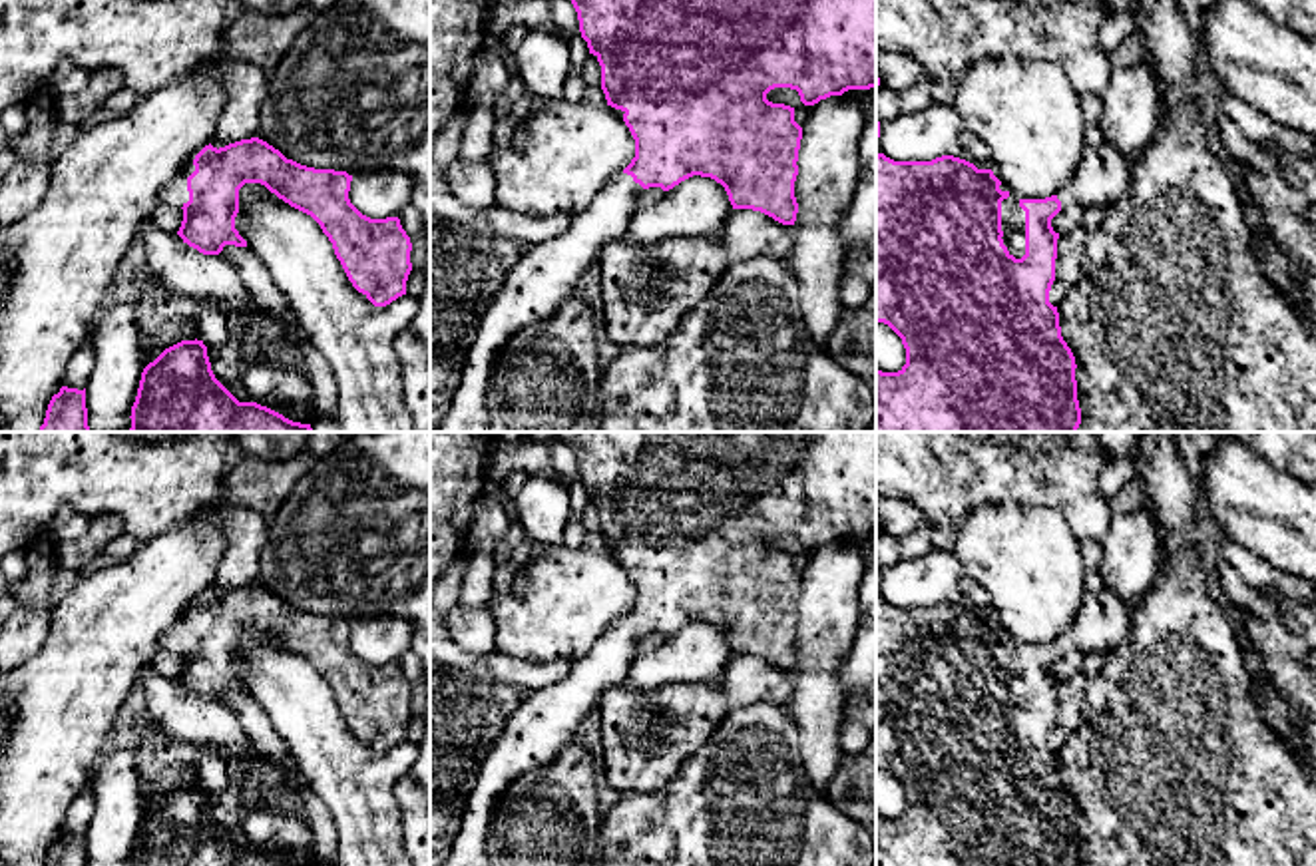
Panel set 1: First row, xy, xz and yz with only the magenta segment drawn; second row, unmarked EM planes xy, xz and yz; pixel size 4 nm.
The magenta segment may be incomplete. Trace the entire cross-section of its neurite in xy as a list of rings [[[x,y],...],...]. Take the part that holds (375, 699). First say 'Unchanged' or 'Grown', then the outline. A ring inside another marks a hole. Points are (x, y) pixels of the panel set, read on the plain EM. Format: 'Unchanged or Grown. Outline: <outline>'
Grown. Outline: [[[259,583],[225,593],[205,591],[161,637],[159,647],[183,655],[177,681],[203,701],[225,691],[247,693],[235,675],[239,635],[261,629],[311,661],[332,689],[352,733],[374,753],[406,741],[412,689],[398,663],[370,665],[348,645],[352,621],[287,605]]]

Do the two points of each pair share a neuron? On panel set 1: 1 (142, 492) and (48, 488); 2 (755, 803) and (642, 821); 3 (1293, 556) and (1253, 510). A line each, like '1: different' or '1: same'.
1: same
2: same
3: same

